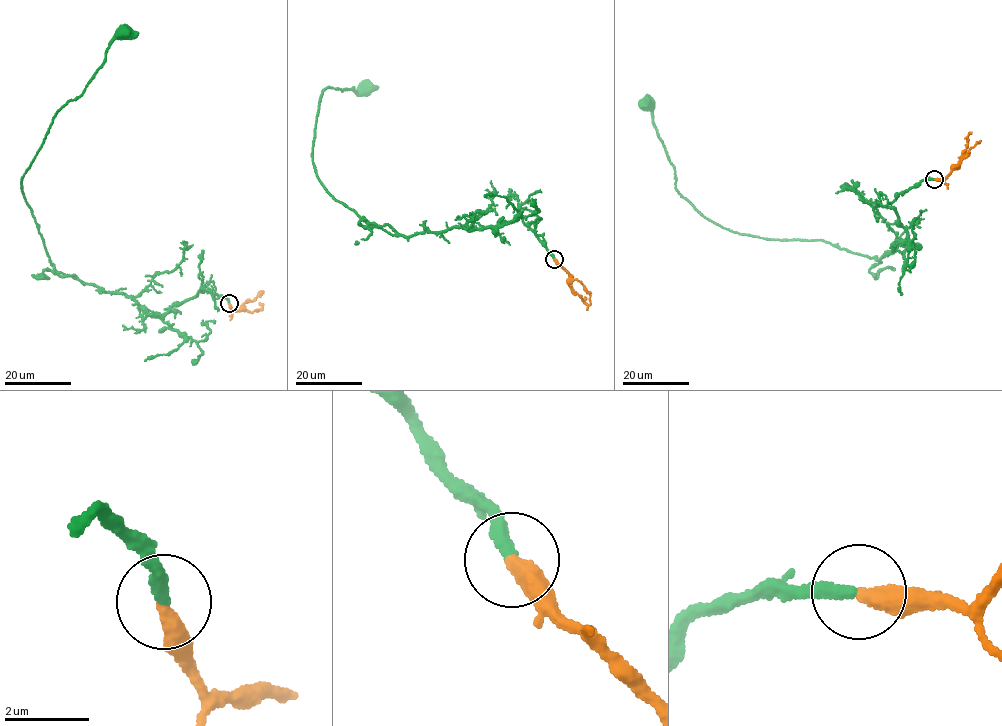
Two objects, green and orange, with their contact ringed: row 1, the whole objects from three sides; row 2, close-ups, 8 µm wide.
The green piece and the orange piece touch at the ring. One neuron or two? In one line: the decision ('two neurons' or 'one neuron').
one neuron

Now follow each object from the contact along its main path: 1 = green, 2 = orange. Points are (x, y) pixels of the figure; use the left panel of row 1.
1: (229, 303), (200, 291), (148, 315), (130, 297), (57, 272), (21, 190), (52, 118), (124, 31)
2: (229, 303), (232, 310), (244, 309), (249, 312), (262, 307), (259, 303)

